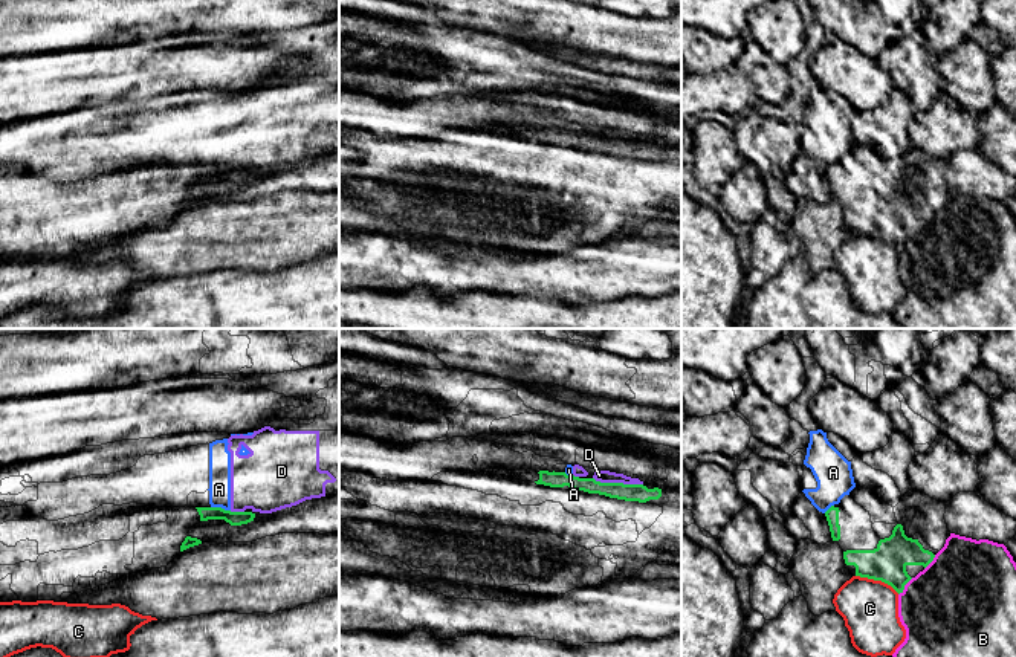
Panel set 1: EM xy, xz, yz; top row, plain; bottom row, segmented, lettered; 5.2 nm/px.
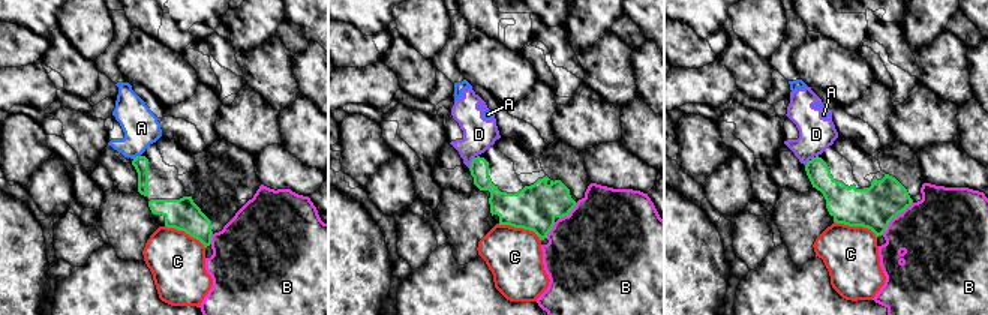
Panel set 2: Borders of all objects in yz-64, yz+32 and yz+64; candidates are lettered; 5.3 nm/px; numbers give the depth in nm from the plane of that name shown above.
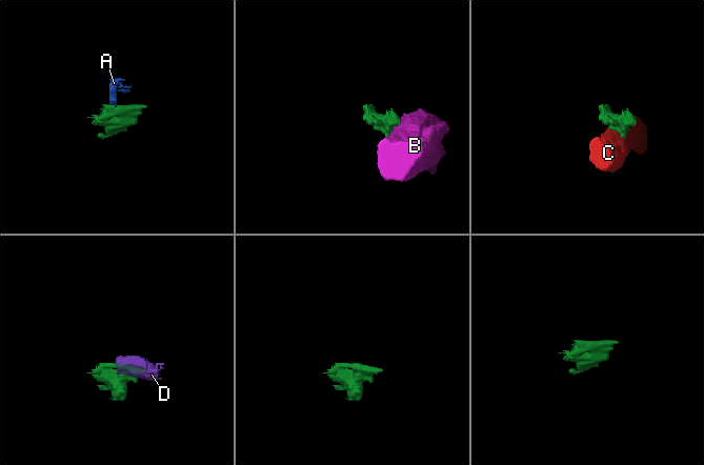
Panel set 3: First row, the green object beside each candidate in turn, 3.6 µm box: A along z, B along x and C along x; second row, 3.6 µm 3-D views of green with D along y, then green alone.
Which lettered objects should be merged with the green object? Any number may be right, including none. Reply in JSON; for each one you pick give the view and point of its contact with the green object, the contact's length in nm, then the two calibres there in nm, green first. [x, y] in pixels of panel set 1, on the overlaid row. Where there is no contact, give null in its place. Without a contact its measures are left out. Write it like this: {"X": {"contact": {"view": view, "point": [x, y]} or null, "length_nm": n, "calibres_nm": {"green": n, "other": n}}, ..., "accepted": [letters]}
{"accepted": []}

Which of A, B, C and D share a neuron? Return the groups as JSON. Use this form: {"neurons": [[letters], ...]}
{"neurons": [["A", "D"], ["B"], ["C"]]}

